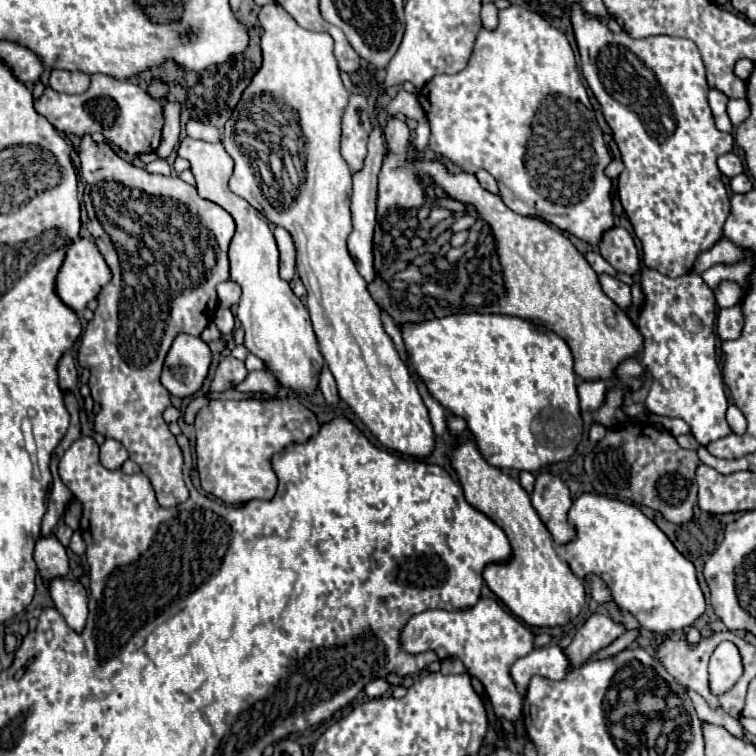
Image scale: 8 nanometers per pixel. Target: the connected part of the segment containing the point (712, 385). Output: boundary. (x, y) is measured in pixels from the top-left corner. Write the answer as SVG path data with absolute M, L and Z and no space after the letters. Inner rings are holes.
M644 268L640 274L642 292L646 296L644 308L638 316L638 330L644 336L644 354L642 364L652 372L654 382L650 388L650 394L644 402L644 414L660 414L660 416L672 416L682 418L690 426L694 438L706 446L718 438L724 438L732 434L728 422L726 422L726 410L728 410L728 398L722 384L722 372L716 364L716 334L714 334L714 320L716 320L716 298L714 292L704 284L700 274L690 272L680 278L668 278L660 274L658 270ZM698 316L702 322L700 332L690 332L686 328L686 318Z

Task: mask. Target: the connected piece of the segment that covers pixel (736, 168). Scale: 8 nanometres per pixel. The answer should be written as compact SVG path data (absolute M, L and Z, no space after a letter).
M732 152L722 154L722 156L718 158L718 168L720 168L720 172L722 172L724 176L728 176L728 178L732 178L732 176L736 176L736 174L740 174L740 172L744 170L740 158L738 158L736 154L732 154Z

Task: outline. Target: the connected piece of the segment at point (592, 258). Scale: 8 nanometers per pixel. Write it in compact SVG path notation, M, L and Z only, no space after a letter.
M586 252L584 254L586 256L586 260L590 262L590 266L598 272L598 274L608 274L608 276L616 276L616 270L614 268L610 268L610 264L598 254L598 252Z

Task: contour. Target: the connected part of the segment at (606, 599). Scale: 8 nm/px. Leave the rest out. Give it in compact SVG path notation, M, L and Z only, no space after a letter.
M588 574L588 576L586 576L586 584L590 586L590 594L592 594L592 598L594 598L598 604L610 604L610 602L614 602L612 596L610 596L610 588L608 588L598 576Z

